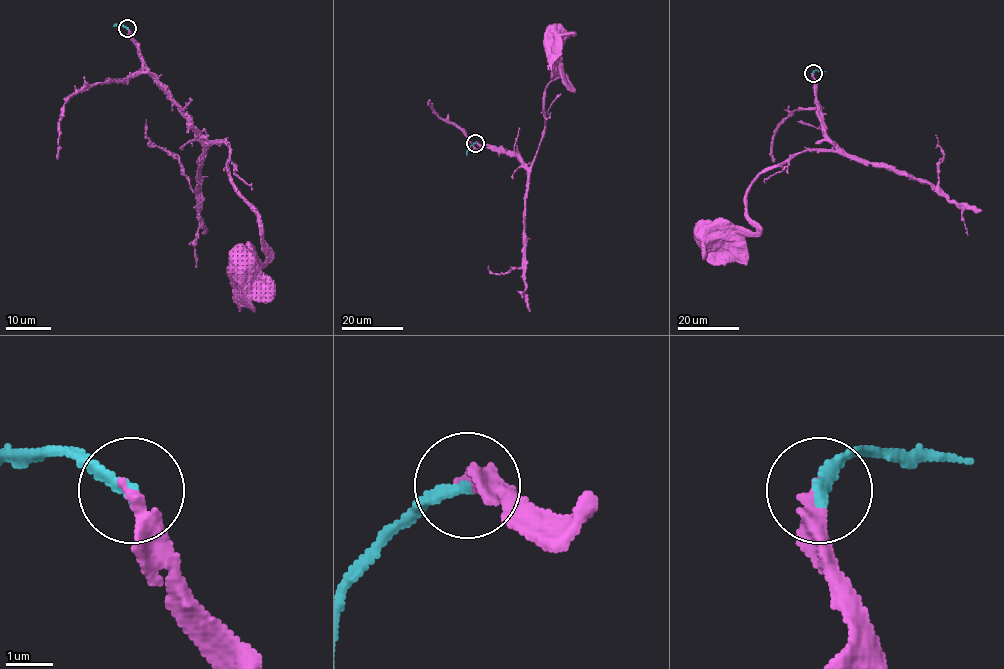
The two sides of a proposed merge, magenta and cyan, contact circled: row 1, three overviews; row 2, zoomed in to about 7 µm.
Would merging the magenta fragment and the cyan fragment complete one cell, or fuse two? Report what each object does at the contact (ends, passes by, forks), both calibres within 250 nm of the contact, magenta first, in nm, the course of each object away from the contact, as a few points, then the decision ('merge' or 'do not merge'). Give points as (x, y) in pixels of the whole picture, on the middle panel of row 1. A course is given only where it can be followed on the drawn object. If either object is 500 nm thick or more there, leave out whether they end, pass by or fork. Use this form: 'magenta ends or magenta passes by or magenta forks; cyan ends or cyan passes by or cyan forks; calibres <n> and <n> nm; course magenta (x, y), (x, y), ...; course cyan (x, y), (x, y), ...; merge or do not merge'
magenta ends; cyan ends; calibres 360 and 320 nm; course magenta (475, 143), (503, 148), (531, 163), (544, 129), (545, 88), (563, 76), (570, 86), (552, 40); course cyan (475, 143), (468, 149), (467, 156); merge

